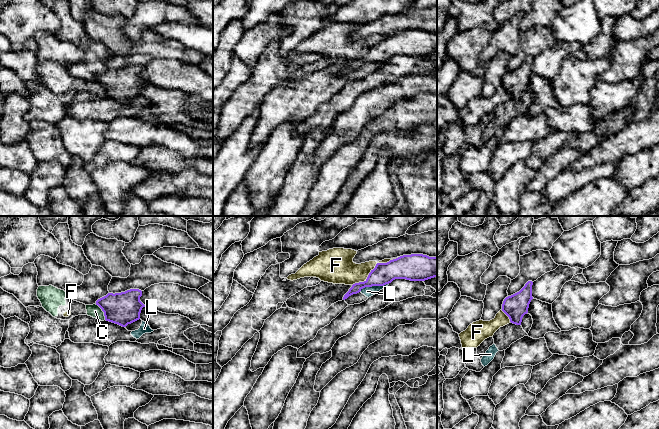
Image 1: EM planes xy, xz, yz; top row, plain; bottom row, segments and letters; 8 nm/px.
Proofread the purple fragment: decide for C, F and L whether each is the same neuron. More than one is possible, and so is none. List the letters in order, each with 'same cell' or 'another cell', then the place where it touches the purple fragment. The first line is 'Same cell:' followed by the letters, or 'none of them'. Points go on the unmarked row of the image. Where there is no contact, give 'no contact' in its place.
Same cell: none of them
C: another cell; meets purple in xy at (102, 86)
F: another cell; meets purple in xz at (375, 43)
L: another cell; meets purple in xz at (373, 61)

